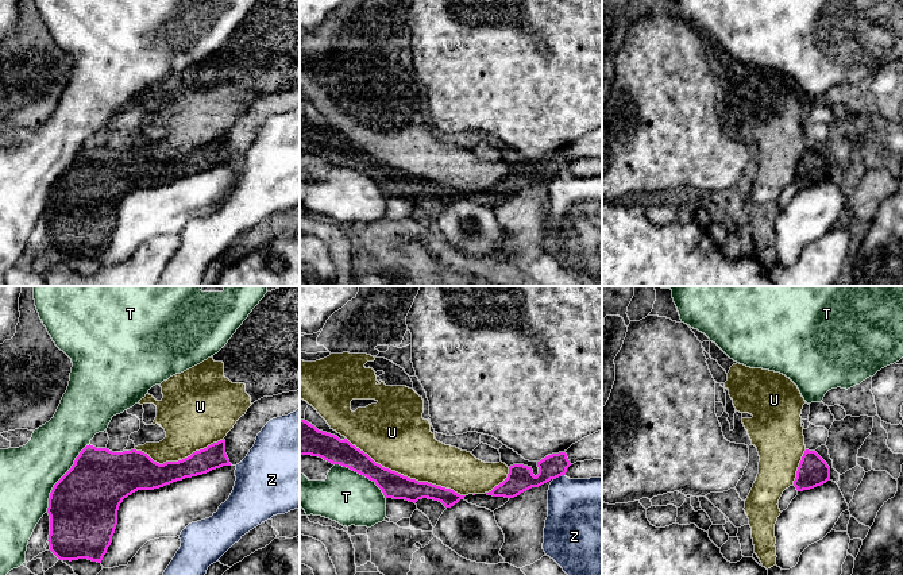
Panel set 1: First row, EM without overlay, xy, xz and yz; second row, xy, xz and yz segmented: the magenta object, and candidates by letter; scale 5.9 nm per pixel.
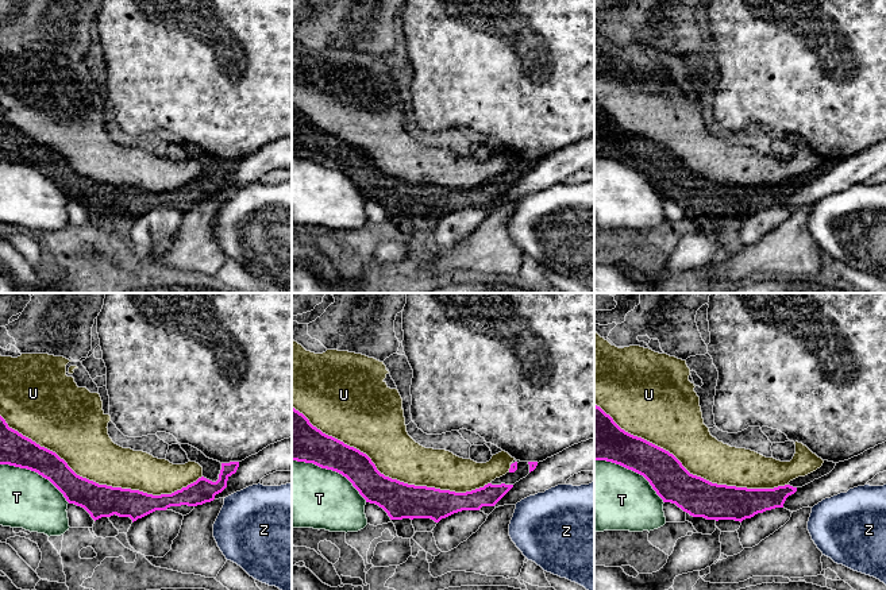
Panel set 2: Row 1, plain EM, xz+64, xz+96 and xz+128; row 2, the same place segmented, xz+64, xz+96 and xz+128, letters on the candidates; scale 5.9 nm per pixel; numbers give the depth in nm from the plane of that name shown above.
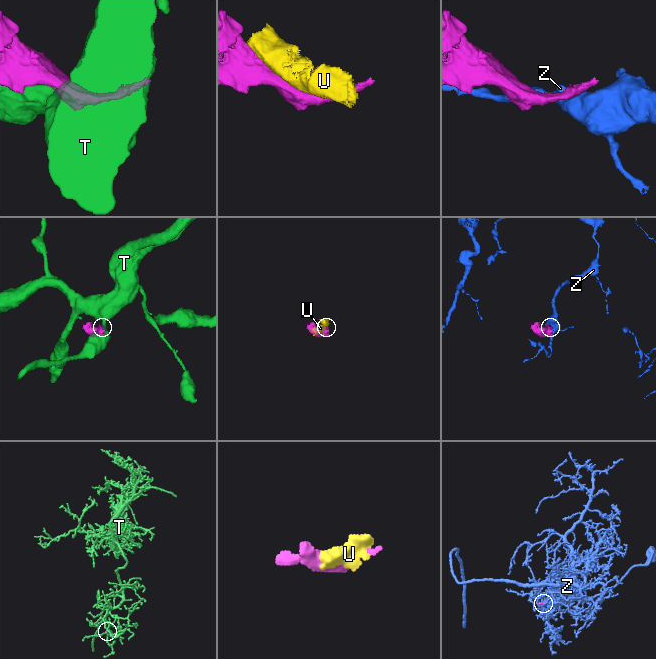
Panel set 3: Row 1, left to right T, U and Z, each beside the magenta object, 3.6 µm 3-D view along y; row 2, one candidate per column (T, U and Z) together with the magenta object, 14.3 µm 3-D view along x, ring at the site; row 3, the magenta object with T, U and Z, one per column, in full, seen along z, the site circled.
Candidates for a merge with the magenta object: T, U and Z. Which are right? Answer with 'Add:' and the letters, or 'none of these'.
Add: none of these

